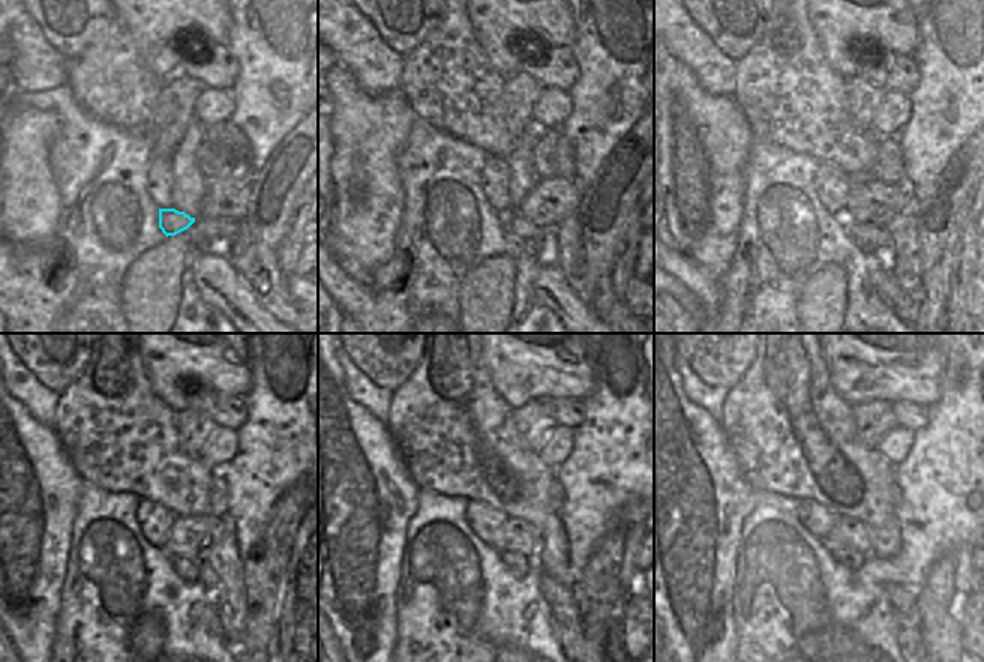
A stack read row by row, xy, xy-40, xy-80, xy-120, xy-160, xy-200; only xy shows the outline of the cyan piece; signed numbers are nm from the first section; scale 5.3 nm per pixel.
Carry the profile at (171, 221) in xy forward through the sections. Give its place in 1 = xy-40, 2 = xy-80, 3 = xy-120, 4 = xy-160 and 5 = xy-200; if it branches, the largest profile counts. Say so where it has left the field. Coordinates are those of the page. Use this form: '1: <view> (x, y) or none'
1: xy-40 (528, 236)
2: xy-80 (867, 237)
3: xy-120 (188, 571)
4: xy-160 (555, 593)
5: xy-200 (903, 599)

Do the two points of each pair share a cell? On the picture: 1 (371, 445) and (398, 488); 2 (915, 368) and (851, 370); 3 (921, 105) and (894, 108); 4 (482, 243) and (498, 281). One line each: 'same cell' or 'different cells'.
1: same cell
2: same cell
3: different cells
4: different cells

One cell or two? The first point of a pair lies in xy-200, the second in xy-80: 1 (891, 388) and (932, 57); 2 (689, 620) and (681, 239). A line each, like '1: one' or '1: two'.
1: two
2: one

